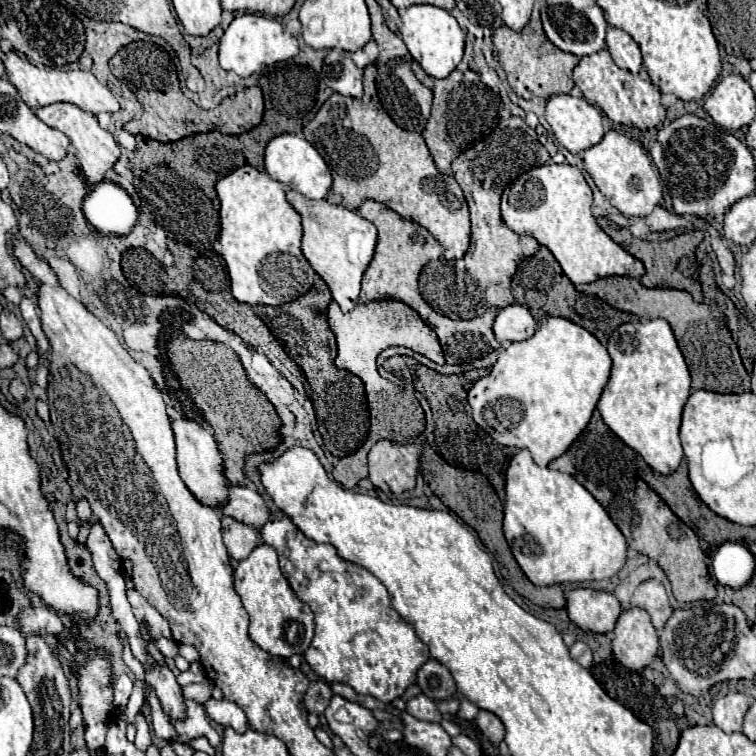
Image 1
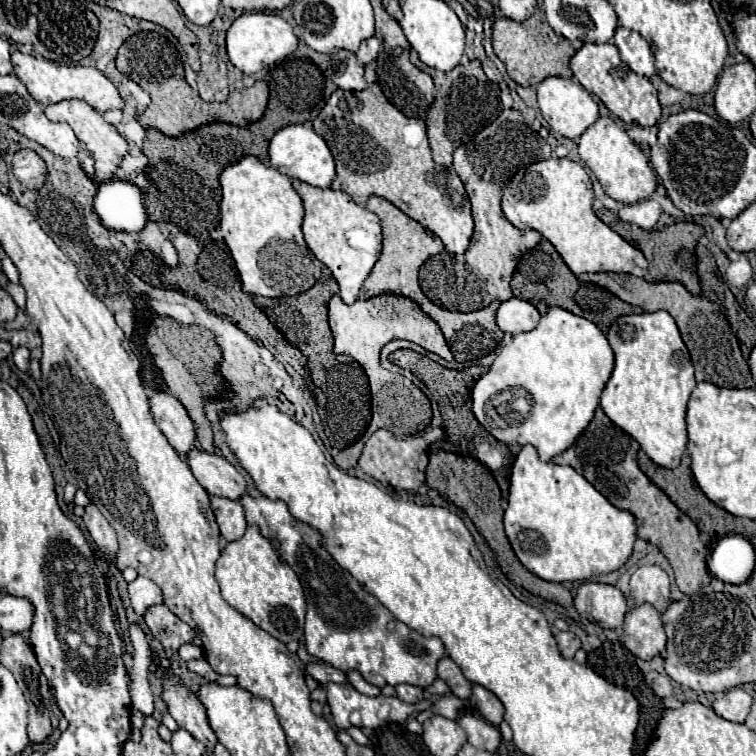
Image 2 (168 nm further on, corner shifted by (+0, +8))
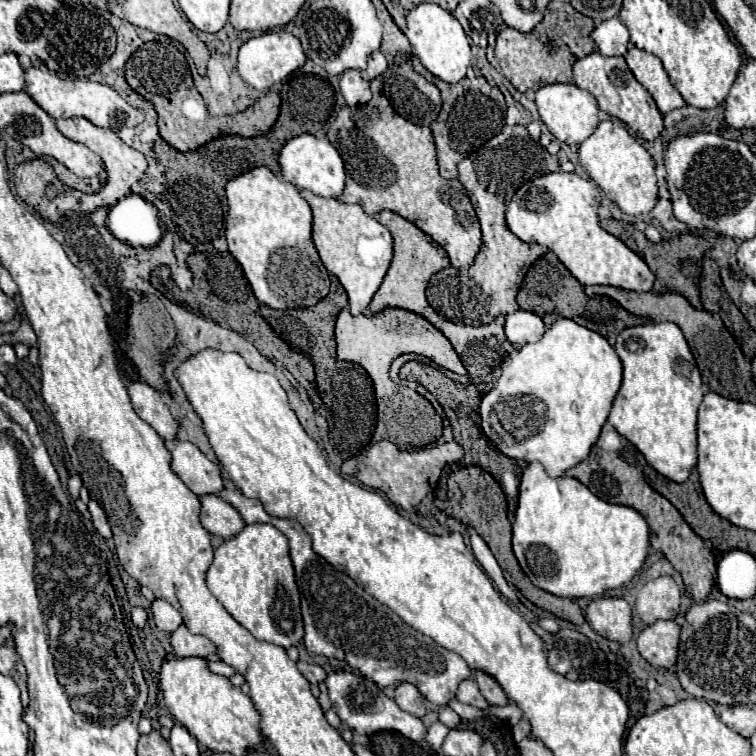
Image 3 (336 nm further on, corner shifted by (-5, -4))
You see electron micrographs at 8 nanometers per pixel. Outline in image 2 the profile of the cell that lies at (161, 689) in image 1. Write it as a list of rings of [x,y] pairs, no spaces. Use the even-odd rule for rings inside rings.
[[[169,678],[163,682],[161,698],[165,700],[167,712],[177,720],[177,724],[187,732],[191,732],[201,744],[205,744],[209,752],[213,752],[217,736],[211,730],[205,716],[205,708],[197,700],[197,696],[189,688],[185,688],[179,678]]]

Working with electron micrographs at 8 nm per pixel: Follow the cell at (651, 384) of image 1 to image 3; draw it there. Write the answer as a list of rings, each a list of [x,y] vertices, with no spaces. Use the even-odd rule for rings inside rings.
[[[674,322],[632,326],[618,334],[614,350],[624,364],[624,378],[608,422],[644,454],[656,472],[684,482],[696,466],[696,412],[702,402],[702,378],[682,330]]]

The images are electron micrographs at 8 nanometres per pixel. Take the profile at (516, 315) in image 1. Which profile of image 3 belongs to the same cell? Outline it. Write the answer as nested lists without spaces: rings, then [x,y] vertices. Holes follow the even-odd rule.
[[[518,310],[518,312],[506,316],[504,332],[506,332],[506,338],[512,344],[524,346],[528,342],[538,342],[542,338],[542,334],[544,334],[544,322],[534,312]]]

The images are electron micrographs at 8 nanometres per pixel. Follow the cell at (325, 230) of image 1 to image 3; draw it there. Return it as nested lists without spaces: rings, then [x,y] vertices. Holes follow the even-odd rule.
[[[300,190],[300,194],[310,204],[314,214],[312,238],[320,260],[330,274],[336,274],[348,294],[348,308],[352,316],[358,316],[368,308],[390,266],[392,236],[386,226],[382,226],[376,218],[368,216],[358,204],[344,204],[334,198],[326,200],[312,194],[310,190]]]

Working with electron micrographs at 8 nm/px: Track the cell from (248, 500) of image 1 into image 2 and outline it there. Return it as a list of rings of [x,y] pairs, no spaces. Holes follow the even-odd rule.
[[[193,448],[187,454],[187,464],[195,480],[213,496],[223,496],[237,500],[247,494],[243,476],[219,454],[205,452],[203,448]]]

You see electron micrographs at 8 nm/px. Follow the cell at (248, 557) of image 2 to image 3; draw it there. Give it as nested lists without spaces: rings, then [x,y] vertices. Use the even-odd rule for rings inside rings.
[[[250,524],[238,536],[226,540],[214,552],[214,562],[208,568],[206,576],[210,592],[218,598],[218,602],[232,614],[232,618],[242,624],[254,638],[278,644],[282,648],[290,648],[300,644],[304,638],[304,624],[300,616],[300,594],[294,580],[294,568],[288,554],[286,536],[270,524]]]

